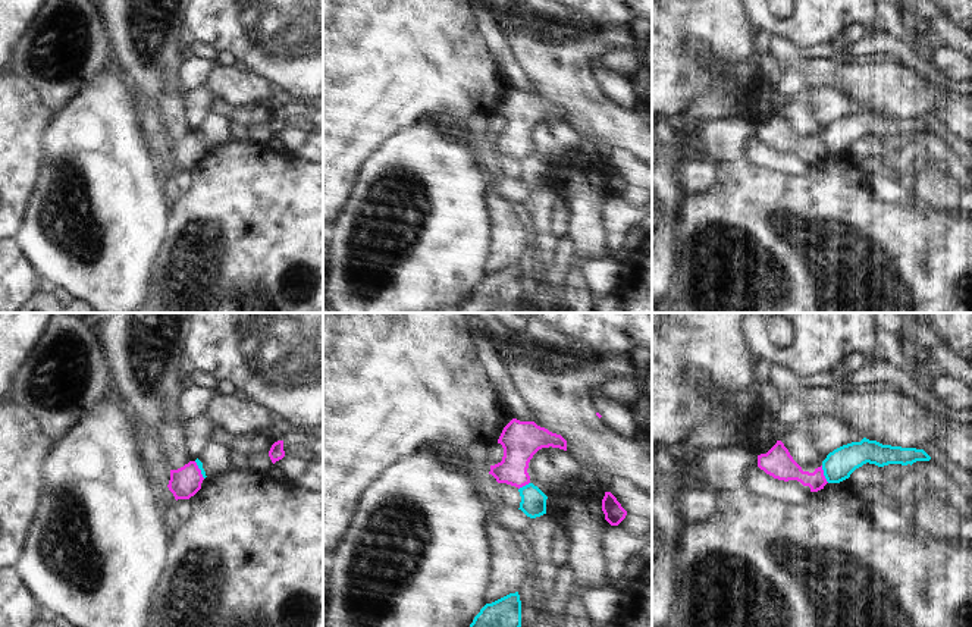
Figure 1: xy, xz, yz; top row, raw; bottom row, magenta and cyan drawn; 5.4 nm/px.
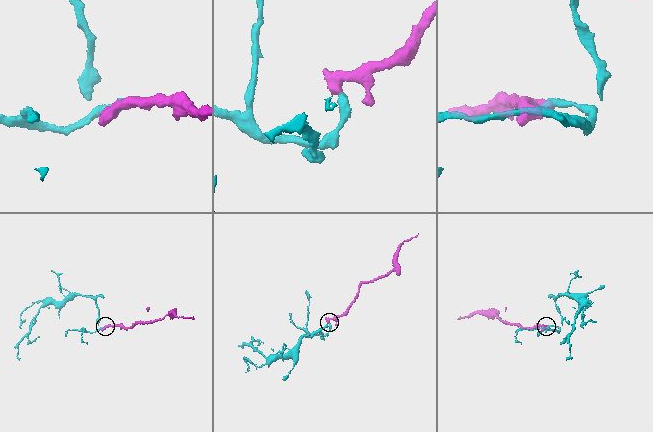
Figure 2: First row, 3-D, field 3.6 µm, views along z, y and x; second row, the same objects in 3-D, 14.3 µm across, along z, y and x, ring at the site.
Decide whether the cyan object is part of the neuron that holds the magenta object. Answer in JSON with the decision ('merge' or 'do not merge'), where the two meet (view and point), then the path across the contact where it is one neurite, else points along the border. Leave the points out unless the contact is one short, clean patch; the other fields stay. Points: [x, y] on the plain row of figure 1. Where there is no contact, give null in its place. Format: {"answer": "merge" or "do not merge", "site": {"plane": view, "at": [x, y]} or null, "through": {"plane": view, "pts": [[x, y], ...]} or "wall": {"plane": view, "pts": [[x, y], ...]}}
{"answer": "do not merge", "site": {"plane": "yz", "at": [822, 146]}, "wall": {"plane": "yz", "pts": [[821, 137], [822, 146], [828, 153]]}}

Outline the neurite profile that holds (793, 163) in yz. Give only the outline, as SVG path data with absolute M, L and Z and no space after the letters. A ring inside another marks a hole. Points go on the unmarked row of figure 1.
M755 137L746 150L746 157L759 167L768 167L777 173L786 173L790 176L802 176L810 166L810 159L803 157L797 151L778 151L766 145L758 137Z

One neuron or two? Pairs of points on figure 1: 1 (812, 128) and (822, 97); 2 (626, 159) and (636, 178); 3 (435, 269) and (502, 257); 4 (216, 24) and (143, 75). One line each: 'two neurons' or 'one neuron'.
1: two neurons
2: one neuron
3: two neurons
4: two neurons

